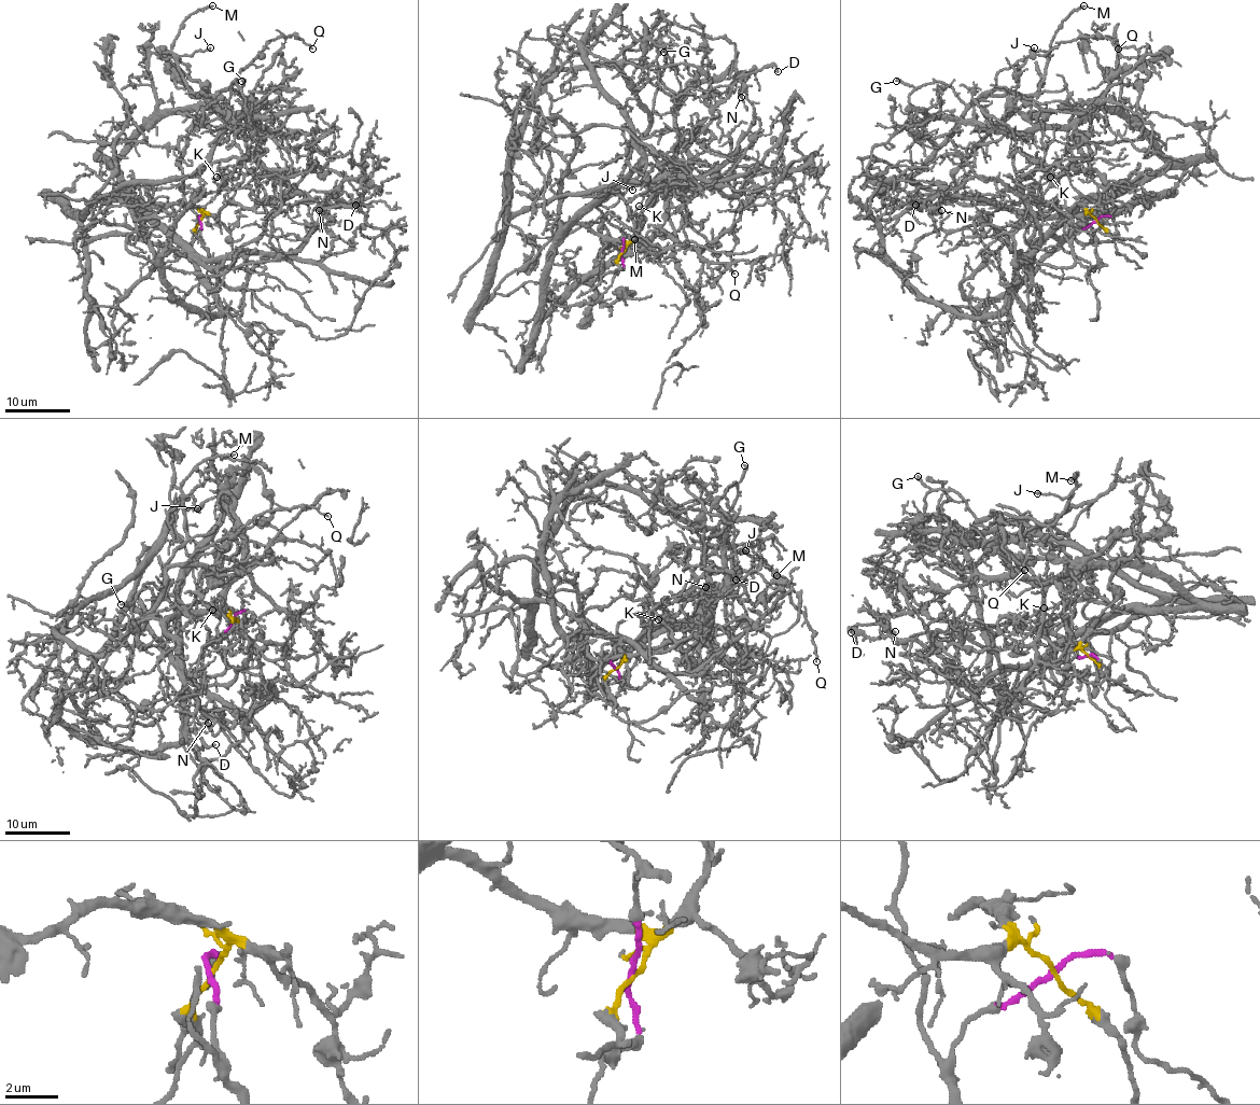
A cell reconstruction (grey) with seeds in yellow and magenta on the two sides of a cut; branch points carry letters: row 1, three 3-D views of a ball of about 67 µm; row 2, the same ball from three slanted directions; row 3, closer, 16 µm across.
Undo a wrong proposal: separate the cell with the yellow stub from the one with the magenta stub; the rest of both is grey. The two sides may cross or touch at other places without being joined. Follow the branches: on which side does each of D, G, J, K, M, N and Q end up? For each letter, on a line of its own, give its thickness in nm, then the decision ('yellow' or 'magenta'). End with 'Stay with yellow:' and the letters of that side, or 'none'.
D: 150 nm thick; yellow
G: 280 nm thick; magenta
J: 180 nm thick; magenta
K: 120 nm thick; yellow
M: 220 nm thick; magenta
N: 200 nm thick; yellow
Q: 140 nm thick; magenta
Stay with yellow: D, K, N

